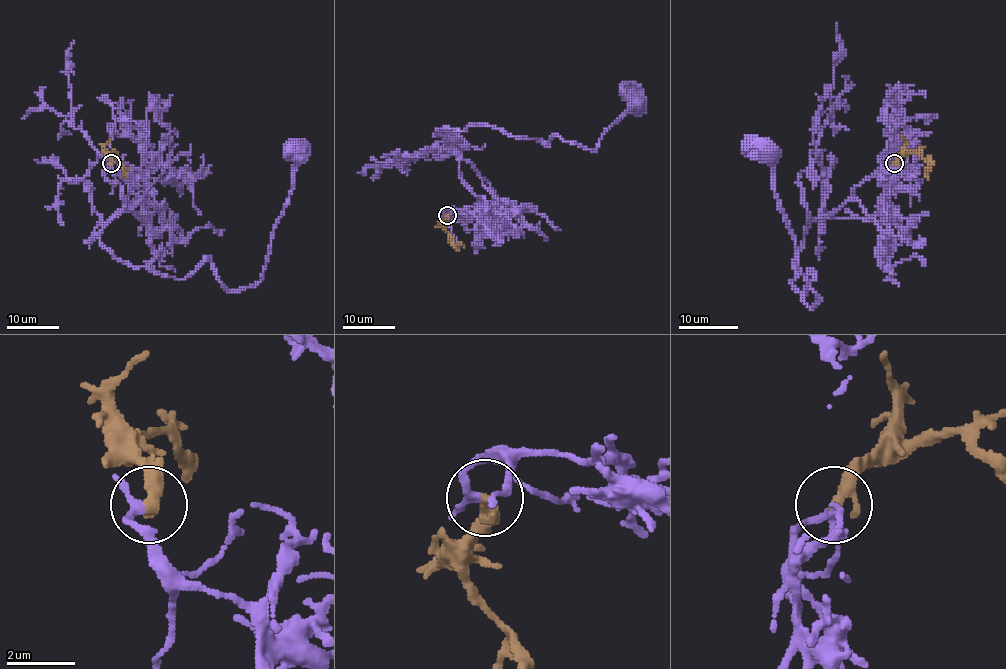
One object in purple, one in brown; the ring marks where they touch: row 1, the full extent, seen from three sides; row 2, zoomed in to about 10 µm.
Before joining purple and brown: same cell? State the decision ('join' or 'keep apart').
join

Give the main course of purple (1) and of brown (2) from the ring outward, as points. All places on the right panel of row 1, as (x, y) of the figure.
1: (893, 162), (870, 220), (806, 229), (790, 281), (805, 294), (815, 272), (810, 309), (769, 154)
2: (893, 162), (917, 151), (929, 162), (927, 180)

